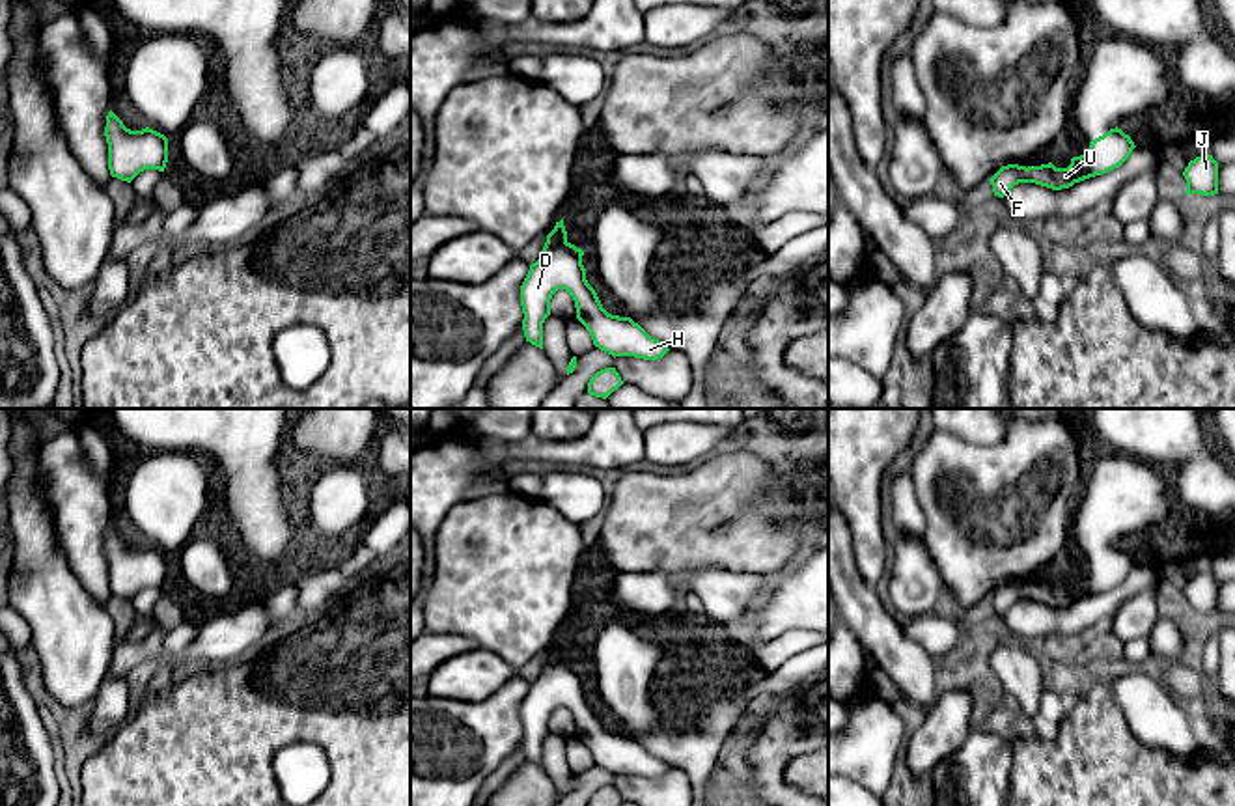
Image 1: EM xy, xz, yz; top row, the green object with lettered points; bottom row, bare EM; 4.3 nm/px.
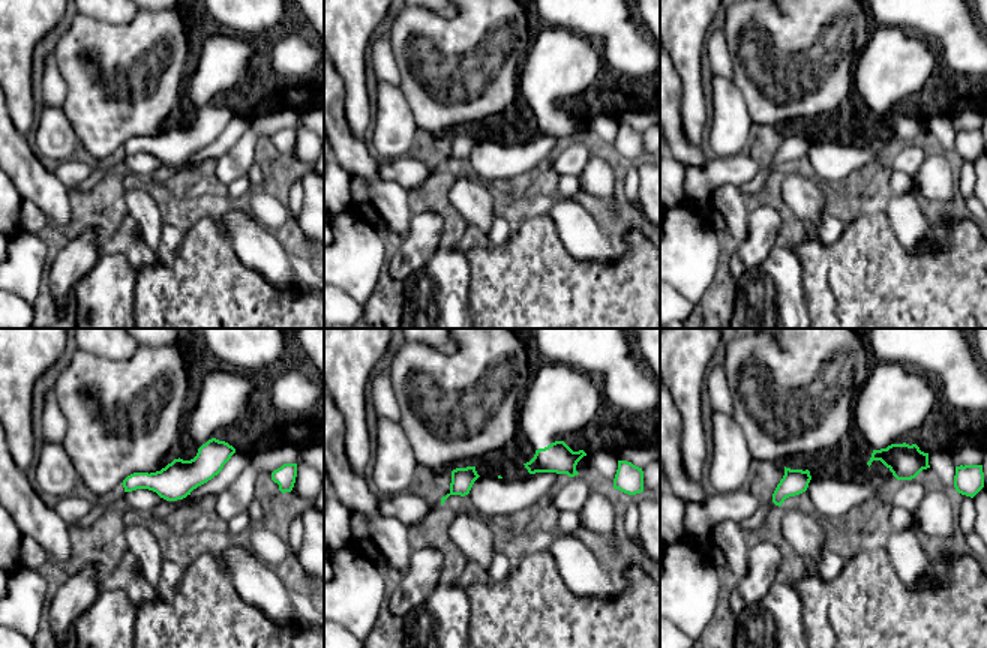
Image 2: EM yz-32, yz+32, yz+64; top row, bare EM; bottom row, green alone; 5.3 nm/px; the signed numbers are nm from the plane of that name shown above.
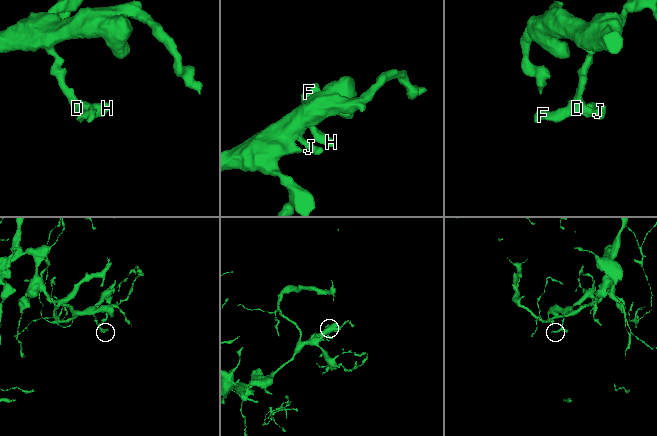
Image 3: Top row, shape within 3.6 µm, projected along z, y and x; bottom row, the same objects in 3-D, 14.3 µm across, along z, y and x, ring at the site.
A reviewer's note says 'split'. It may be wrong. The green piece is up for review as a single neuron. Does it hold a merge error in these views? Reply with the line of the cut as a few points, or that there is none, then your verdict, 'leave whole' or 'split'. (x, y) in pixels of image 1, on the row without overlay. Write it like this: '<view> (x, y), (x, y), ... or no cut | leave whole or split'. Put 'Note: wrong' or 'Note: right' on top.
Note: wrong
no cut | leave whole

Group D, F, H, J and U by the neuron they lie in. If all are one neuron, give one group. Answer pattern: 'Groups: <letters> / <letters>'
Groups: D F H J U

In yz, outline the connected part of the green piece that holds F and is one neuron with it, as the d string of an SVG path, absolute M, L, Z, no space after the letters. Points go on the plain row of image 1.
M1110 547L1089 560L1089 567L1073 575L1067 586L1056 586L1052 580L1041 584L1002 584L989 599L992 610L1004 616L1019 601L1035 601L1052 608L1069 606L1084 597L1103 593L1119 586L1132 571L1134 560L1121 547Z

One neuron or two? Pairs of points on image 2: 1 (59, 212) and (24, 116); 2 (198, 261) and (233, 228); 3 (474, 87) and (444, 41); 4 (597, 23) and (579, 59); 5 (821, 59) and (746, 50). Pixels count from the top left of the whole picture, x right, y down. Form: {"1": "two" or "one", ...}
{"1": "two", "2": "two", "3": "one", "4": "two", "5": "one"}

